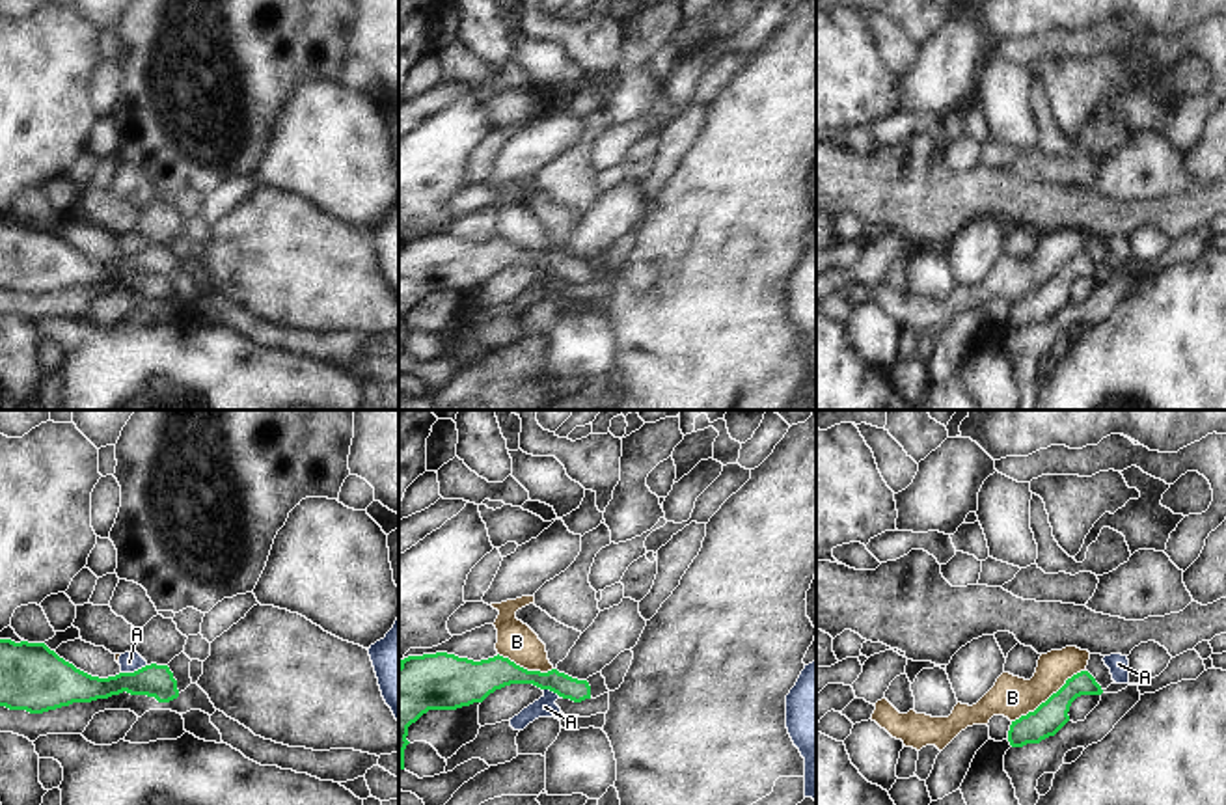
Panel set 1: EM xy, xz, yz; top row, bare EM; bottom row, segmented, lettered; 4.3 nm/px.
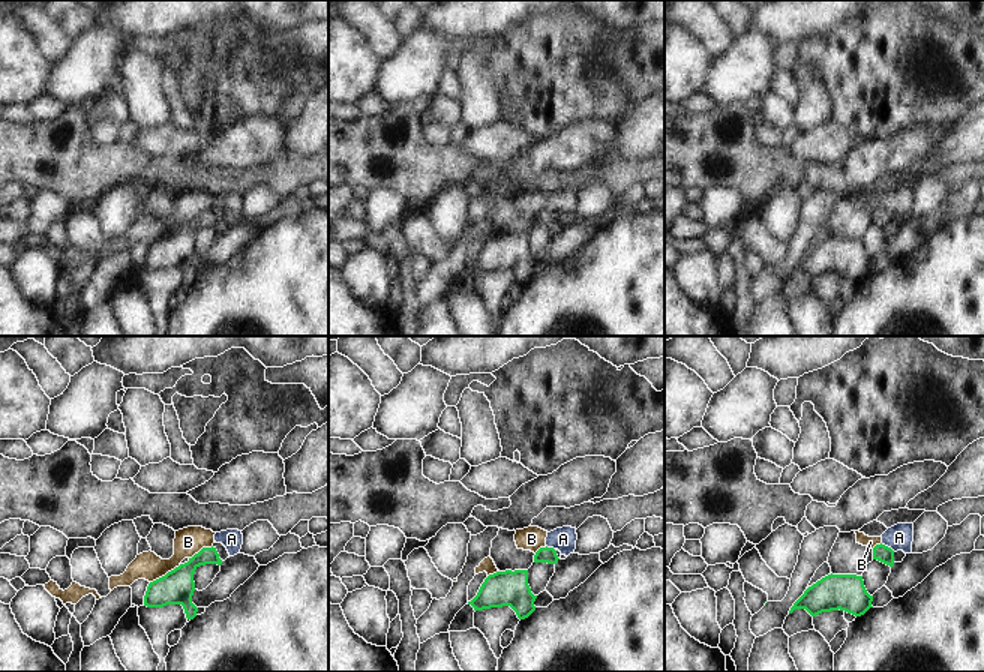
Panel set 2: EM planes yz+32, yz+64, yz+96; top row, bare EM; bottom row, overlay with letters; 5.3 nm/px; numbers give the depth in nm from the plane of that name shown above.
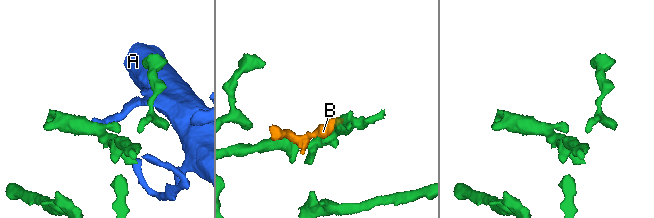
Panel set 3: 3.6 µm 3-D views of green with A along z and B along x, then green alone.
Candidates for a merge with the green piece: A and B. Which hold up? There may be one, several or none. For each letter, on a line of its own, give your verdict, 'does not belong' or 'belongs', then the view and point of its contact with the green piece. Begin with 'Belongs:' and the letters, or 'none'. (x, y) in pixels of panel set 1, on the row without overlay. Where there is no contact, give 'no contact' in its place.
Belongs: none
A: does not belong; meets green in xy at (135, 254)
B: does not belong; meets green in yz at (1049, 280)

